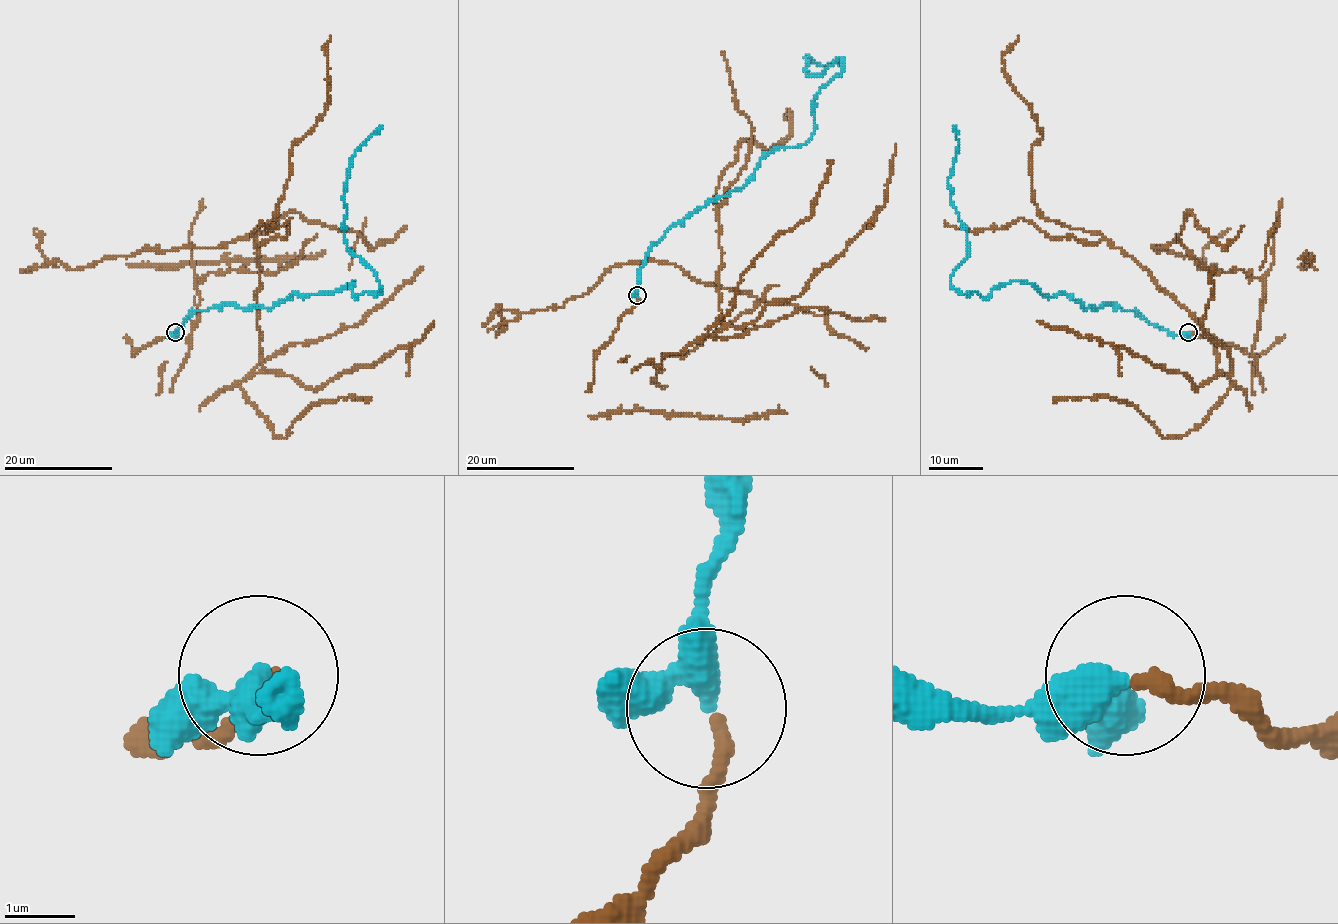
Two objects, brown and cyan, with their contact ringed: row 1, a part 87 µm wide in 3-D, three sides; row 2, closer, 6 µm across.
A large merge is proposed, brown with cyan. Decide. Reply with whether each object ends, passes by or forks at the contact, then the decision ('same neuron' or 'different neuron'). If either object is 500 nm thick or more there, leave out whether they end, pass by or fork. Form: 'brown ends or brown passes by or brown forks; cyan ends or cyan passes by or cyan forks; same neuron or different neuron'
brown ends; cyan passes by; same neuron

